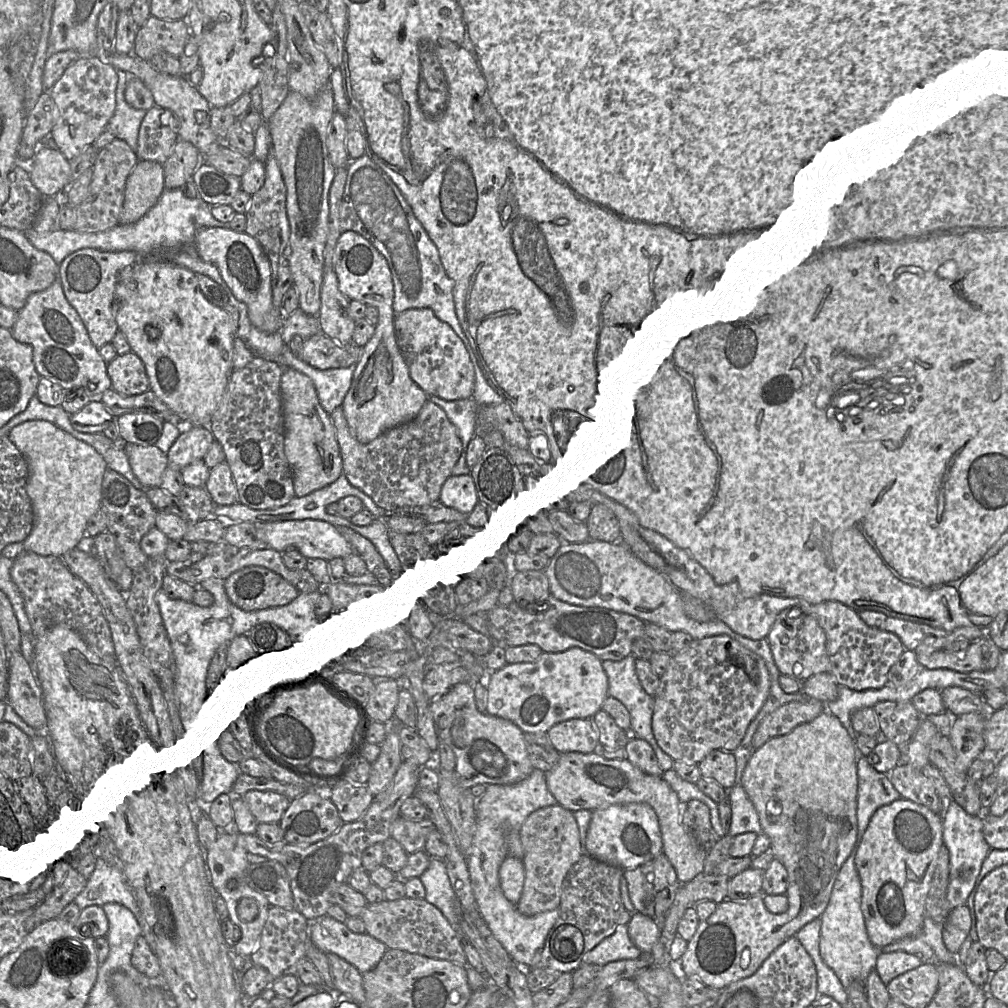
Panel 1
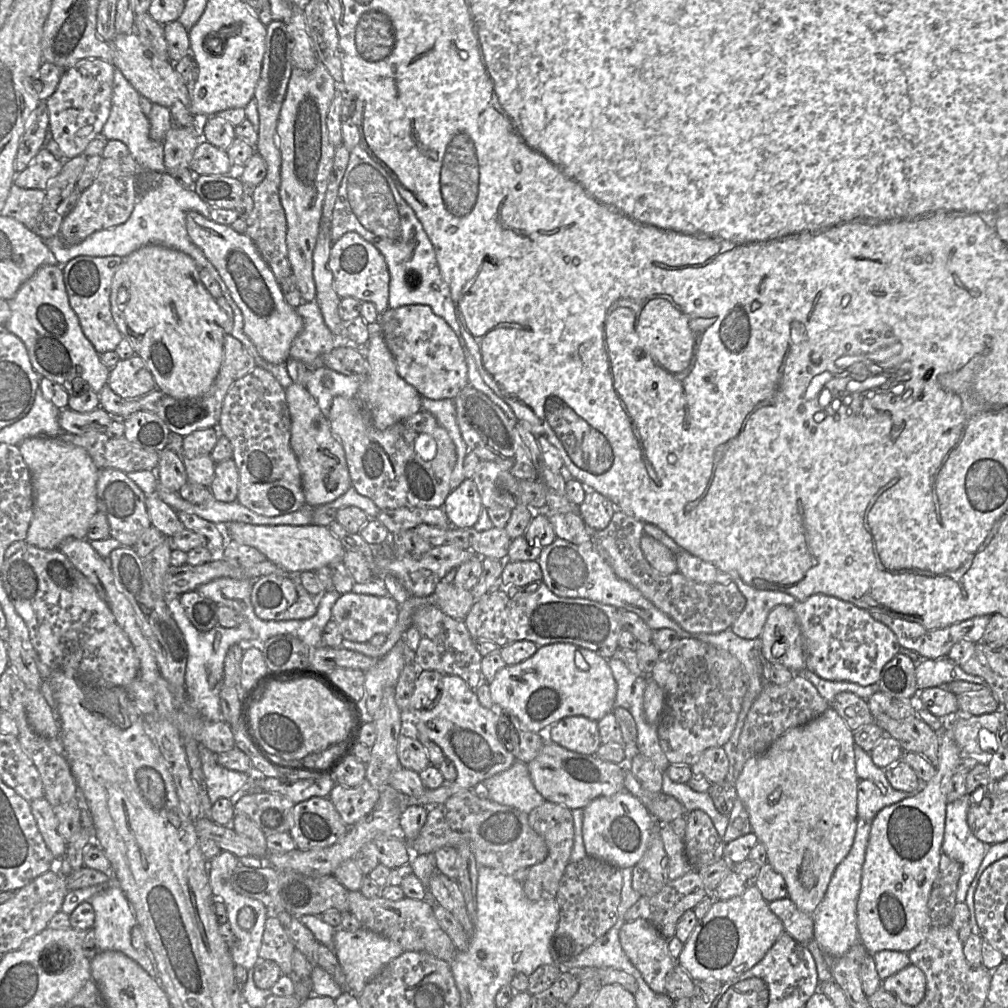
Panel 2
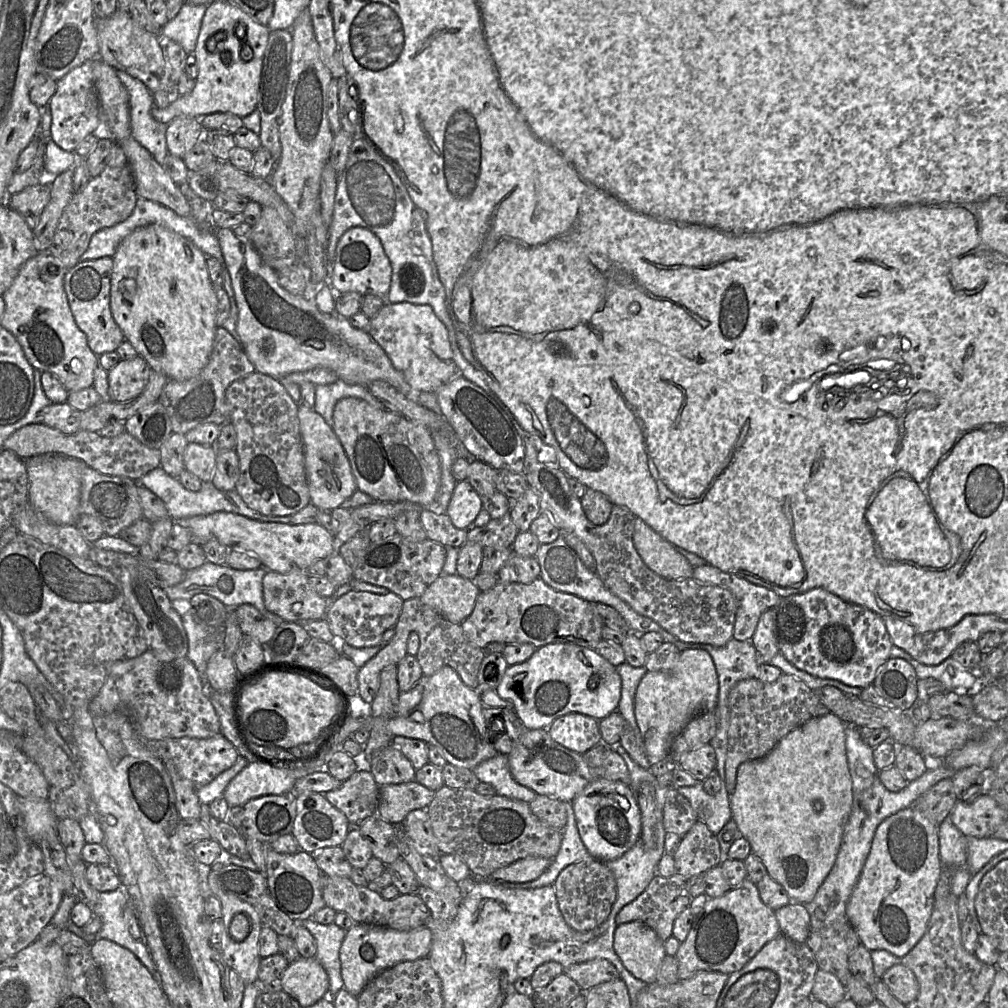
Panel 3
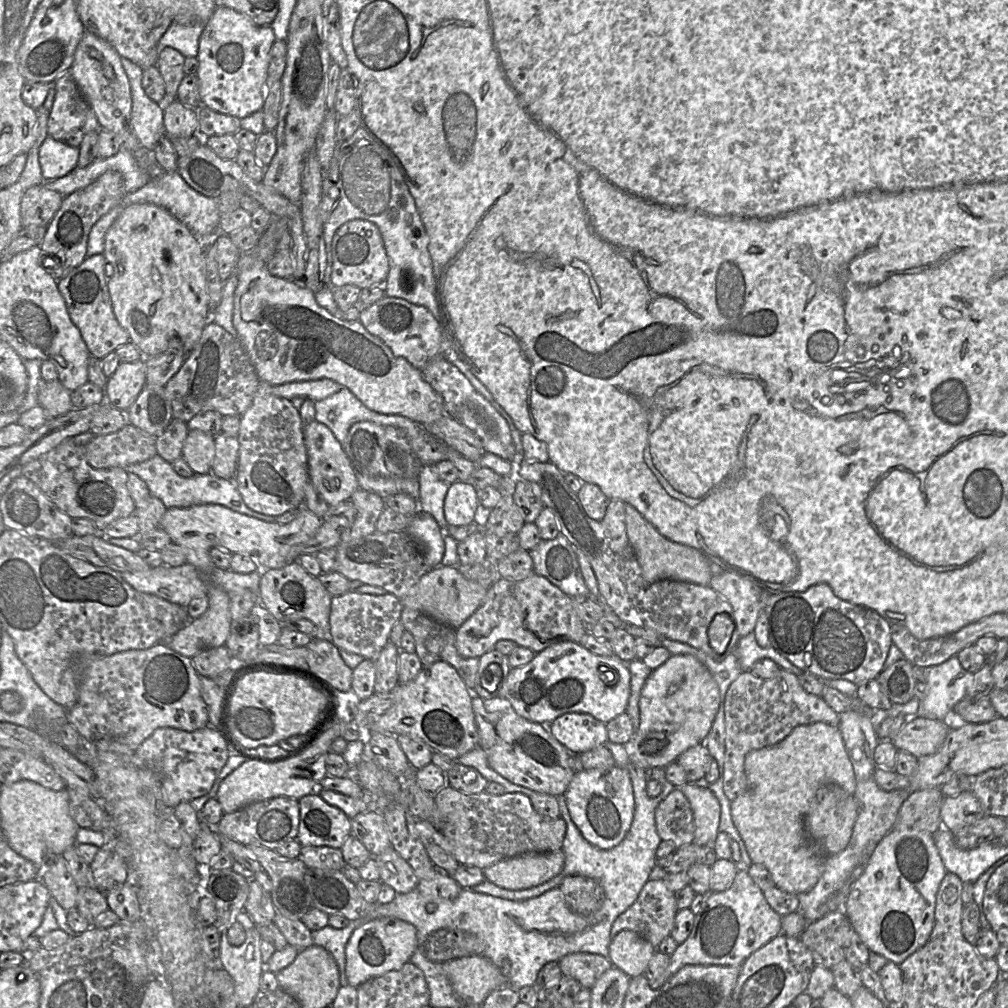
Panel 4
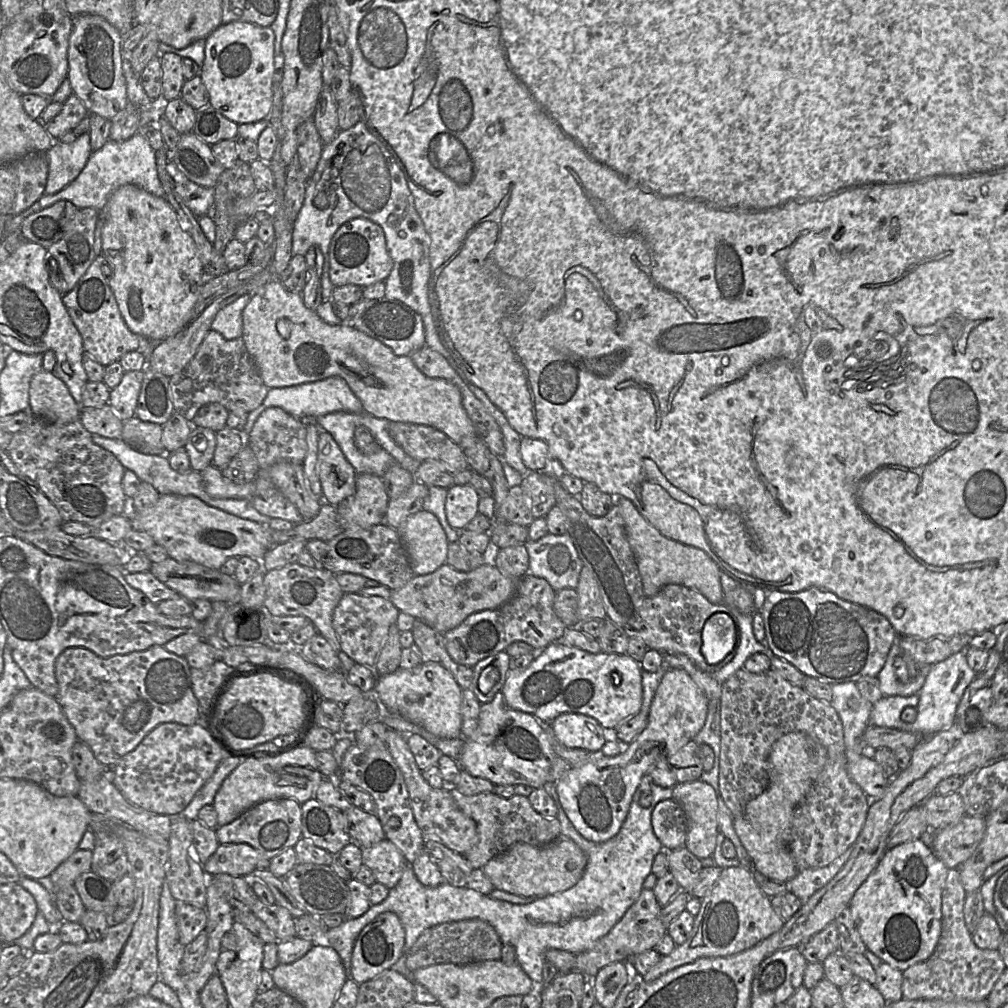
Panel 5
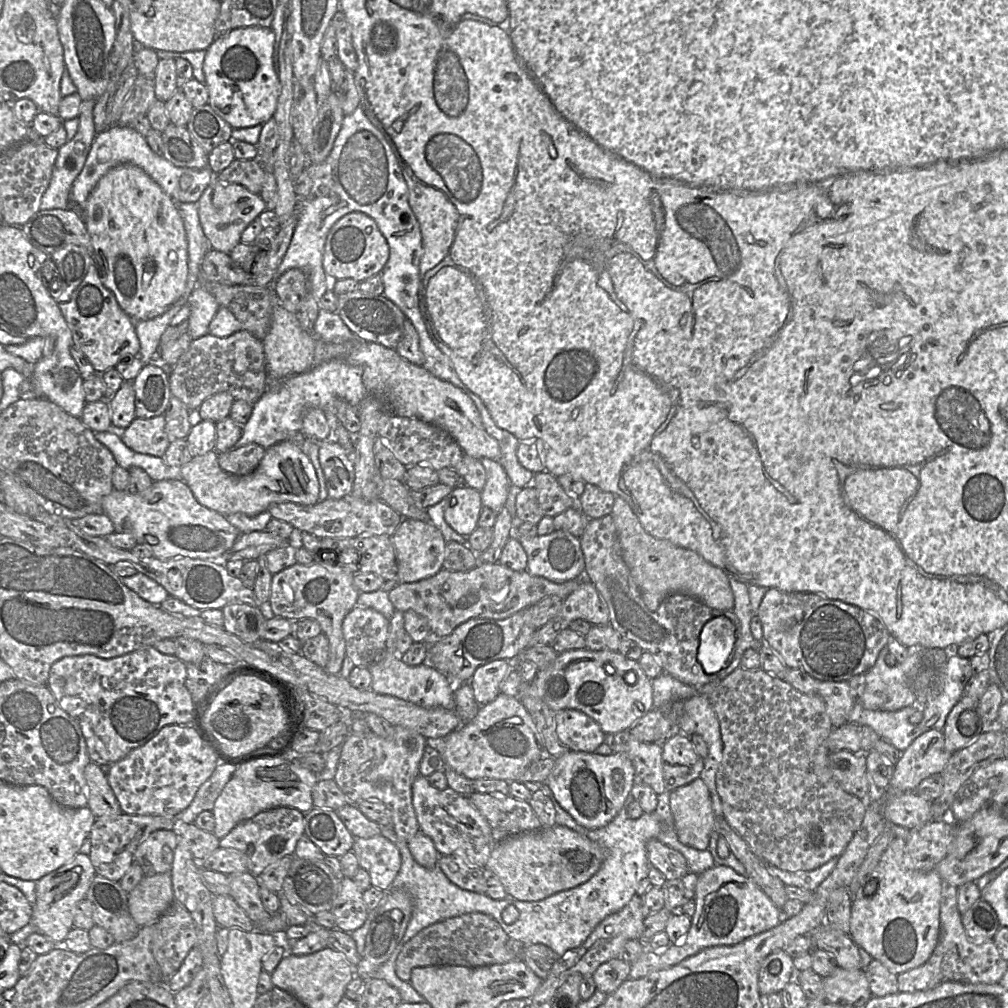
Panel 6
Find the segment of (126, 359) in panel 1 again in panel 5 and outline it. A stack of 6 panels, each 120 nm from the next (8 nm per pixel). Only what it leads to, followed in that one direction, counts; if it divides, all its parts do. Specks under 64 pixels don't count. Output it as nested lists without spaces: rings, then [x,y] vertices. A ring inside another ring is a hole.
[[[144,370],[125,372],[121,382],[110,390],[108,403],[123,422],[135,416],[143,377]]]

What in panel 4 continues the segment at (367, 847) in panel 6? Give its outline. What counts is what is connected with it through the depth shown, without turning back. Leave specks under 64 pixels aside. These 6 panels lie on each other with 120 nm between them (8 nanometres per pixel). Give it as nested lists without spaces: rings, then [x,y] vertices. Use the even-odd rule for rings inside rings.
[[[391,846],[375,858],[380,881],[392,887],[395,892],[404,894],[417,889],[419,879],[412,867]]]

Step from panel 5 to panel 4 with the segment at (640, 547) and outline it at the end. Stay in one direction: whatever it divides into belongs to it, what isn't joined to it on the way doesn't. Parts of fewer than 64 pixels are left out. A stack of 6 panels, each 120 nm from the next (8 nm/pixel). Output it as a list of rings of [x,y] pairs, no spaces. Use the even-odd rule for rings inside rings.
[[[625,503],[626,530],[628,539],[642,568],[643,577],[652,584],[660,580],[674,580],[710,585],[713,576],[709,567],[710,560],[698,549],[673,542],[663,536],[646,518],[631,504]]]

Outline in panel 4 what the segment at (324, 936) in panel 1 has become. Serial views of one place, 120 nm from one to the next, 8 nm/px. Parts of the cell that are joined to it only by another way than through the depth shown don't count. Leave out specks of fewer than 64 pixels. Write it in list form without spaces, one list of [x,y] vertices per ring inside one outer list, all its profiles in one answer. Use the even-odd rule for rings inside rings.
[[[380,917],[364,923],[352,932],[345,947],[347,983],[358,987],[371,978],[399,969],[410,960],[417,947],[417,930],[409,922],[395,917]]]

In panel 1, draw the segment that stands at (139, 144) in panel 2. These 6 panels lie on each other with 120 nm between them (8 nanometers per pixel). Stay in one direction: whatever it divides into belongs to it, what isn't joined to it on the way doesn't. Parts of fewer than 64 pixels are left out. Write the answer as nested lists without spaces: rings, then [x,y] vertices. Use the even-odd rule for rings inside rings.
[[[116,70],[118,83],[116,88],[116,108],[108,122],[116,138],[125,141],[136,152],[140,125],[147,113],[131,107],[125,100],[125,89],[130,75],[122,70]]]

